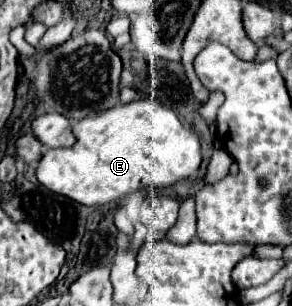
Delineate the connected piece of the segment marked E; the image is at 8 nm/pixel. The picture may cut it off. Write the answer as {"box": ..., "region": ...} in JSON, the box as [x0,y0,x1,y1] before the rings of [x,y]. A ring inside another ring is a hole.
{"box":[37,99,201,207],"region":[[[137,99],[129,105],[117,105],[97,117],[81,119],[73,125],[77,143],[71,149],[45,149],[37,167],[37,179],[53,193],[65,195],[81,205],[97,207],[119,201],[145,187],[171,187],[193,177],[201,165],[201,145],[195,131],[183,127],[171,107],[155,99]]]}

